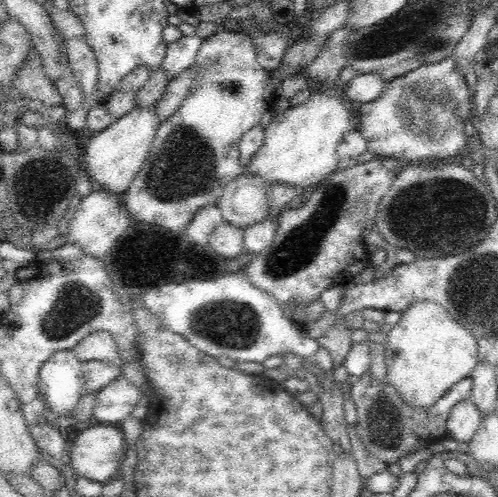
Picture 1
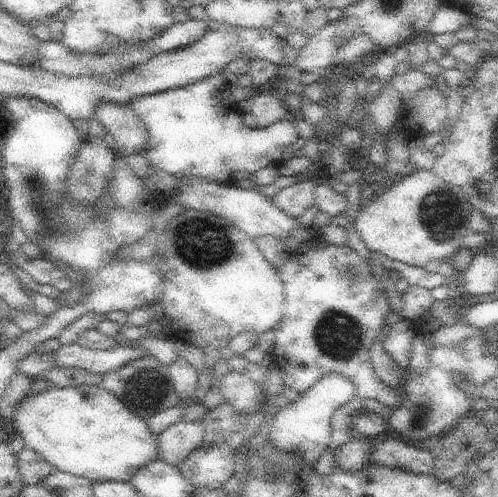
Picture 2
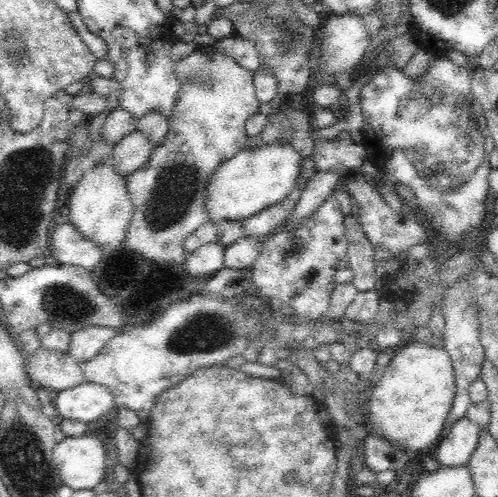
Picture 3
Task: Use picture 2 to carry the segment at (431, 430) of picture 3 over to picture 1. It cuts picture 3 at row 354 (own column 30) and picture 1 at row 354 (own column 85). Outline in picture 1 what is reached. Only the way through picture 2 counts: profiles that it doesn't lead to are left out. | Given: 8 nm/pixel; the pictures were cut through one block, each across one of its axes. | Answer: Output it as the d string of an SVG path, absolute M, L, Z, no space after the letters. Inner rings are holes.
M426 300L406 308L398 324L394 324L394 328L382 338L386 342L386 368L388 368L386 380L392 384L392 388L396 388L402 394L406 404L414 408L424 408L424 410L432 408L456 382L462 382L464 378L472 378L476 366L480 364L480 356L478 356L480 340L472 336L468 328L460 326L460 322L456 322L446 308L440 308L438 304Z

